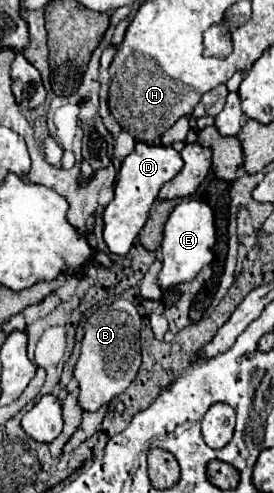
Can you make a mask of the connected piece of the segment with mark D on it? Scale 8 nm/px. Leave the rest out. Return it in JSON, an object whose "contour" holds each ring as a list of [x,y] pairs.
{"contour":[[[138,142],[136,150],[130,156],[126,156],[114,184],[114,198],[104,208],[104,214],[102,214],[104,242],[112,254],[124,256],[130,250],[138,232],[146,224],[148,212],[158,196],[158,190],[162,188],[164,182],[172,180],[182,170],[182,164],[184,162],[180,154],[172,146],[152,146],[144,142]]]}

